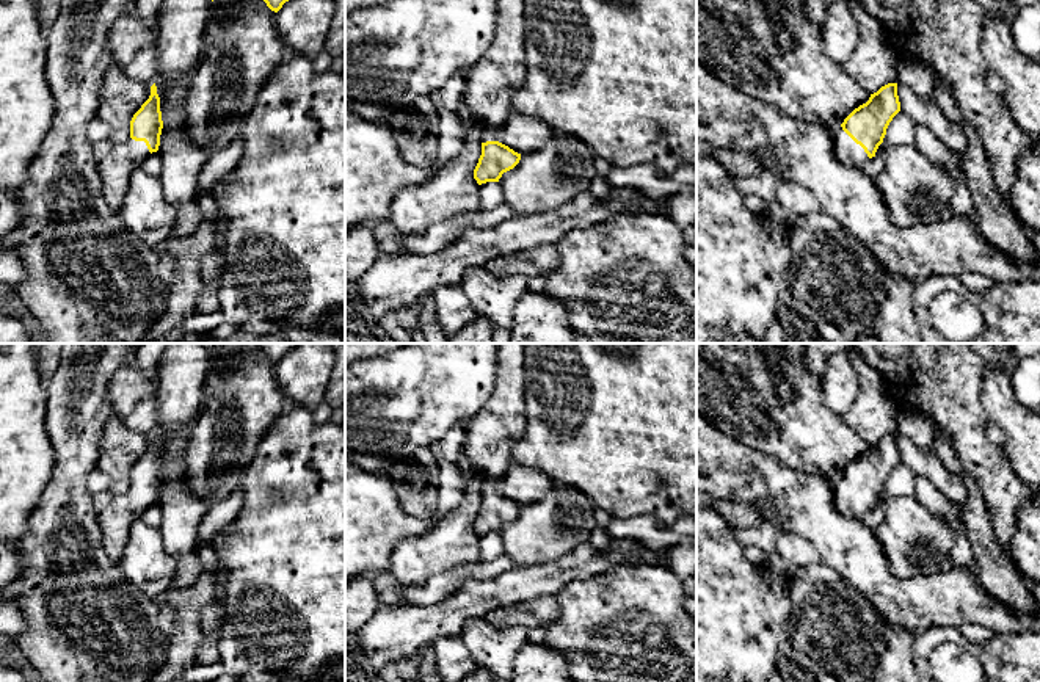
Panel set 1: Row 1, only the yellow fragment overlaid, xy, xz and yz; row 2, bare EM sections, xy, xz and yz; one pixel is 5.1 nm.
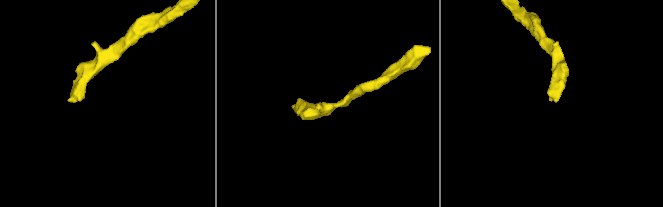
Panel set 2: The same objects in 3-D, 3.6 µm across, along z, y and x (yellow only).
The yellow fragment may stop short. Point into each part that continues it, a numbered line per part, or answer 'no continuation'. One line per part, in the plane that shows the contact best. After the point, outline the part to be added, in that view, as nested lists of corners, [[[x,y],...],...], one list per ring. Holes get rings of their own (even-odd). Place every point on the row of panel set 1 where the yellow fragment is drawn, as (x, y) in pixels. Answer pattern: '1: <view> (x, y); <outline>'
1: yz (850, 154); [[[842,127],[833,129],[833,151],[839,161],[845,166],[860,169],[867,160],[864,149],[856,144]]]

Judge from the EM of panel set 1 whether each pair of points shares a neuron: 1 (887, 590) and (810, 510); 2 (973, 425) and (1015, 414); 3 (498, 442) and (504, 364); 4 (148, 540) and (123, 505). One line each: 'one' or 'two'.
1: one
2: two
3: one
4: two

